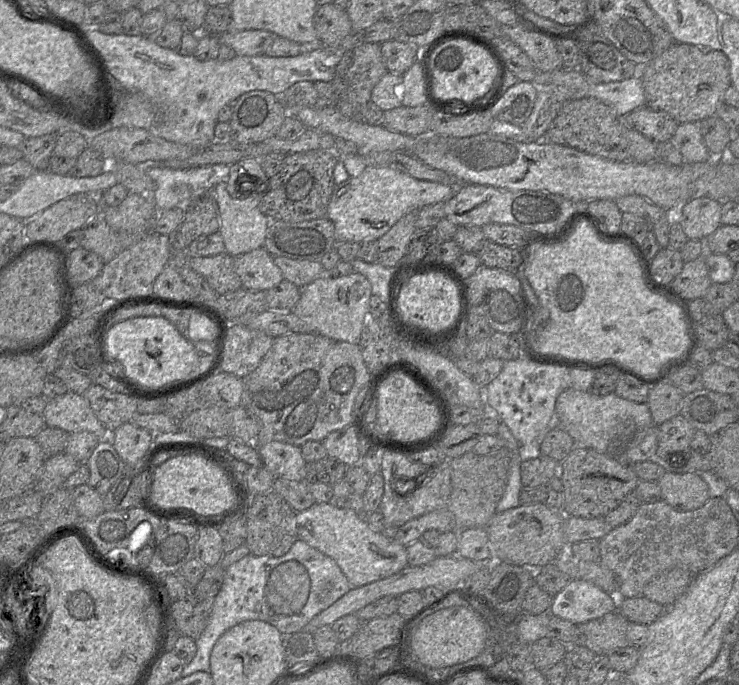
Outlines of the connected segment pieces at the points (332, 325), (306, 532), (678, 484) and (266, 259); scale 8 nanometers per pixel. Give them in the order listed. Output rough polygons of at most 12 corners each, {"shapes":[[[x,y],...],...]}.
{"shapes":[[[324,275],[292,312],[312,333],[358,344],[371,284]],[[334,503],[296,512],[298,539],[351,587],[398,573],[407,546]],[[665,471],[661,498],[679,511],[710,498],[697,472]],[[264,247],[235,256],[242,287],[268,291],[284,280]]]}

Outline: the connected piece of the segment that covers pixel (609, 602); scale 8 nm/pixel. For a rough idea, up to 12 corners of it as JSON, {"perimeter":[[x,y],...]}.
{"perimeter":[[570,580],[550,615],[580,625],[618,611],[618,597]]}

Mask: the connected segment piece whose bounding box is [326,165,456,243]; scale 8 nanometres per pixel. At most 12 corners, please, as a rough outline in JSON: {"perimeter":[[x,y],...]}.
{"perimeter":[[368,165],[335,190],[336,243],[378,240],[450,183]]}

